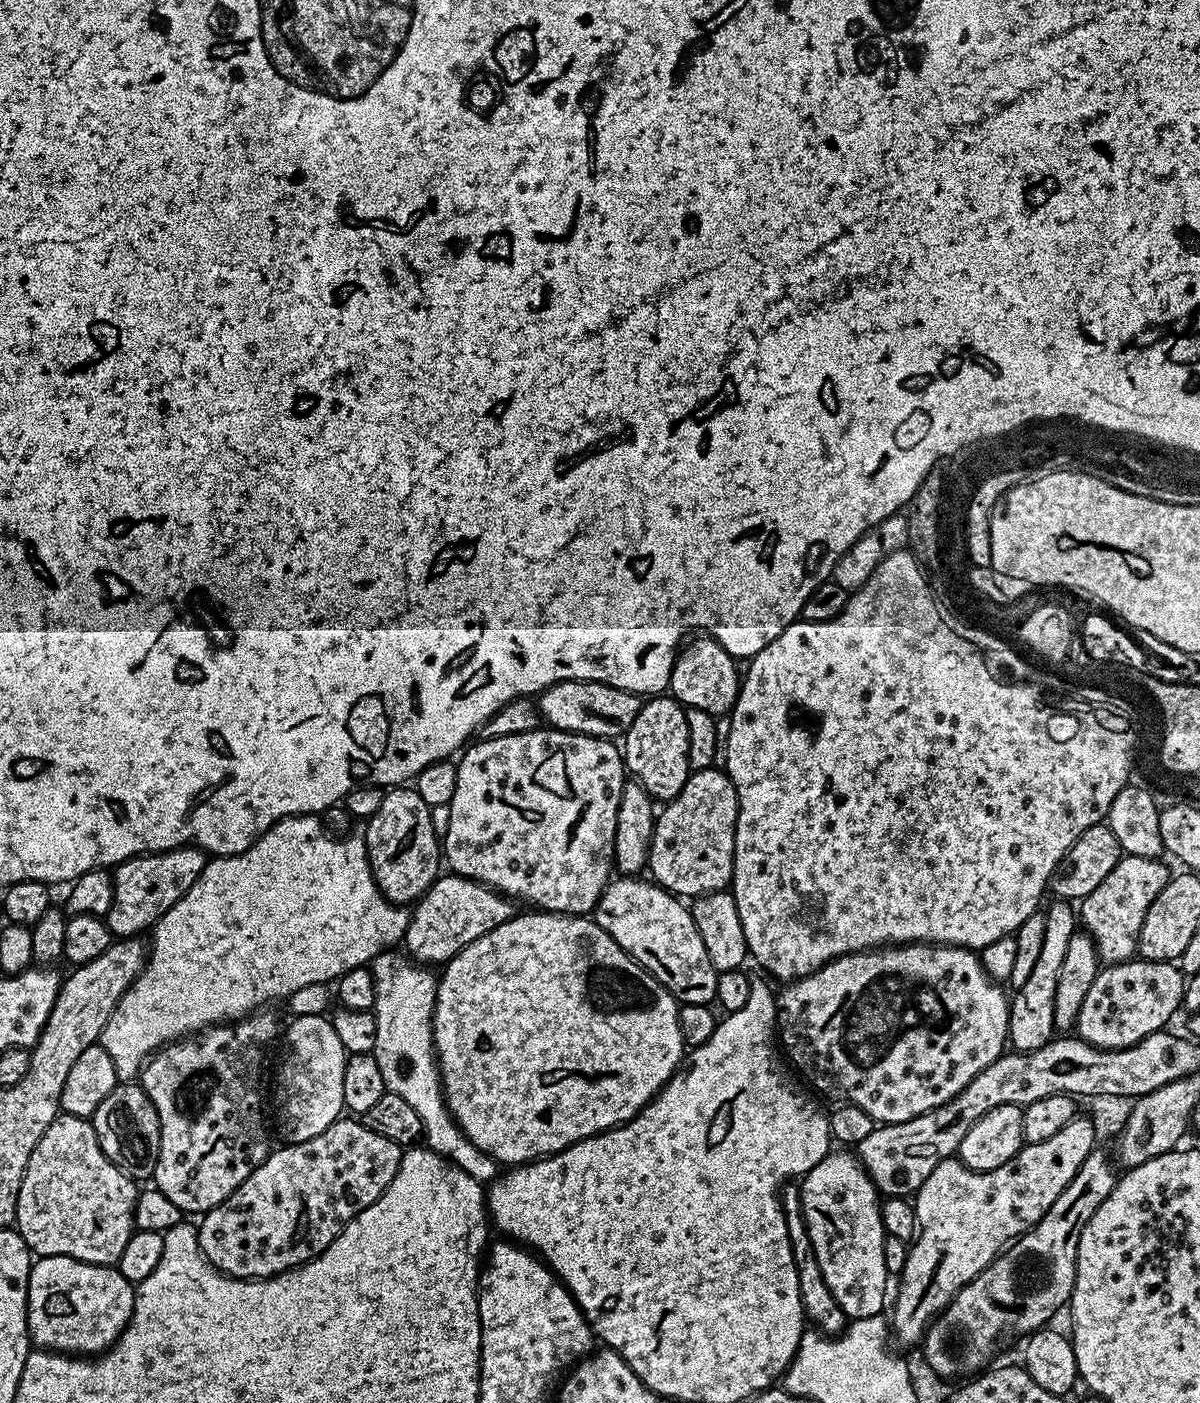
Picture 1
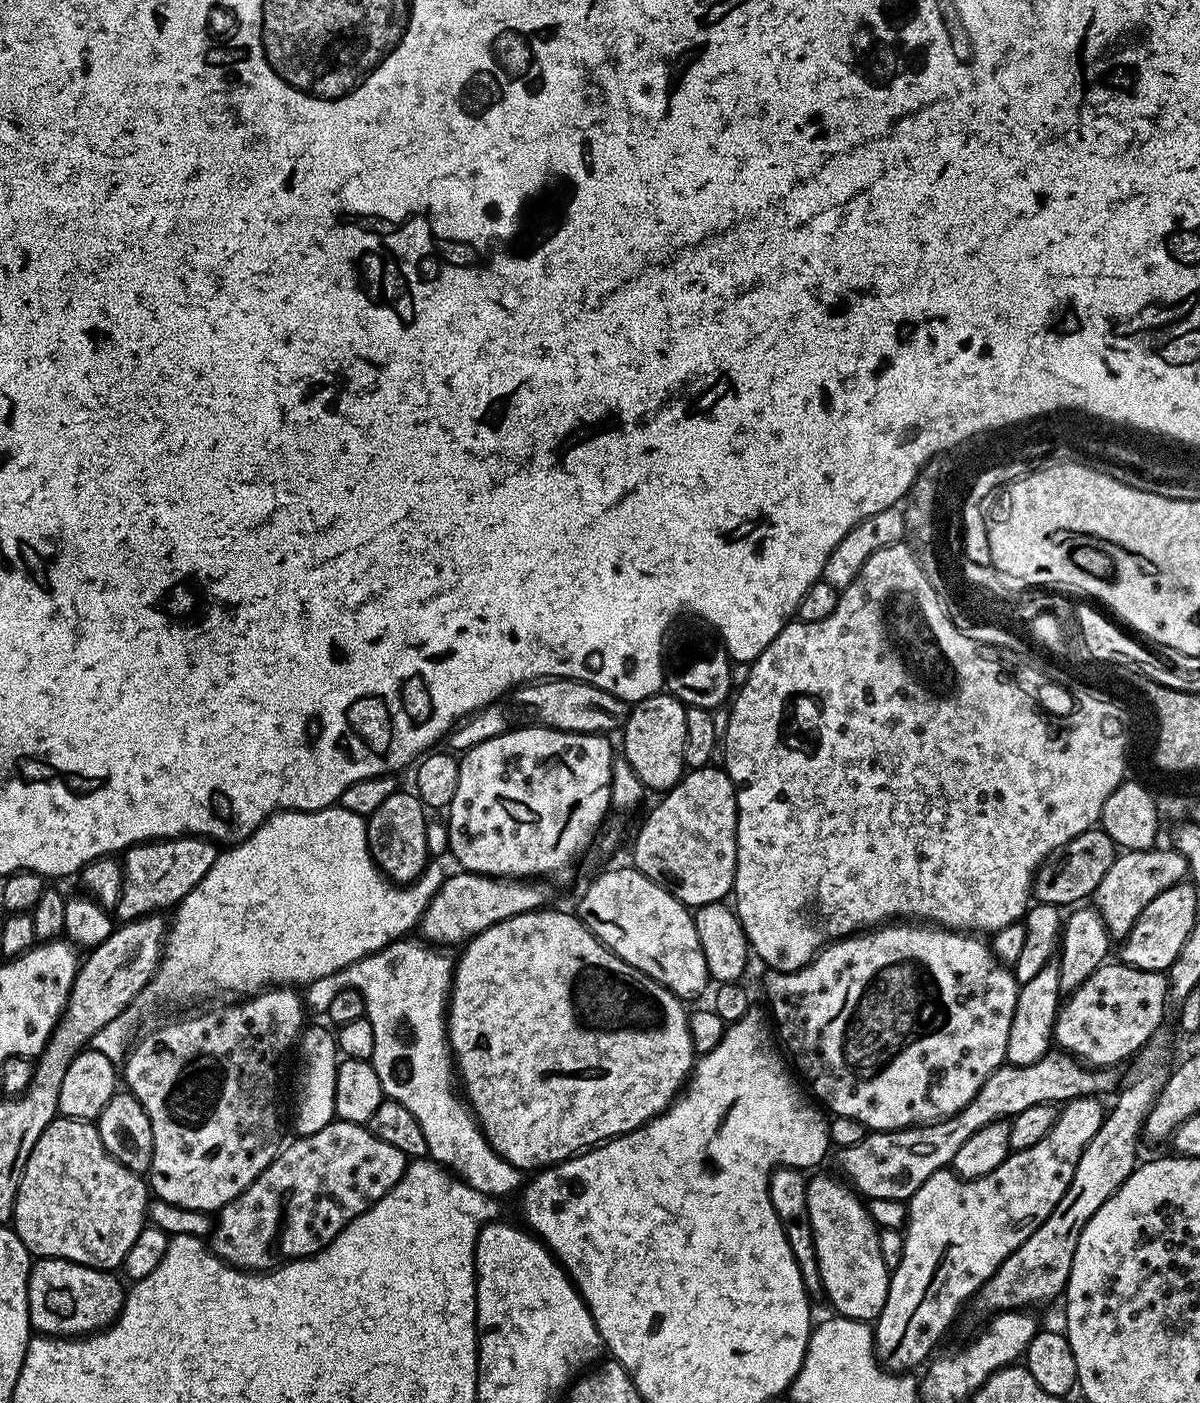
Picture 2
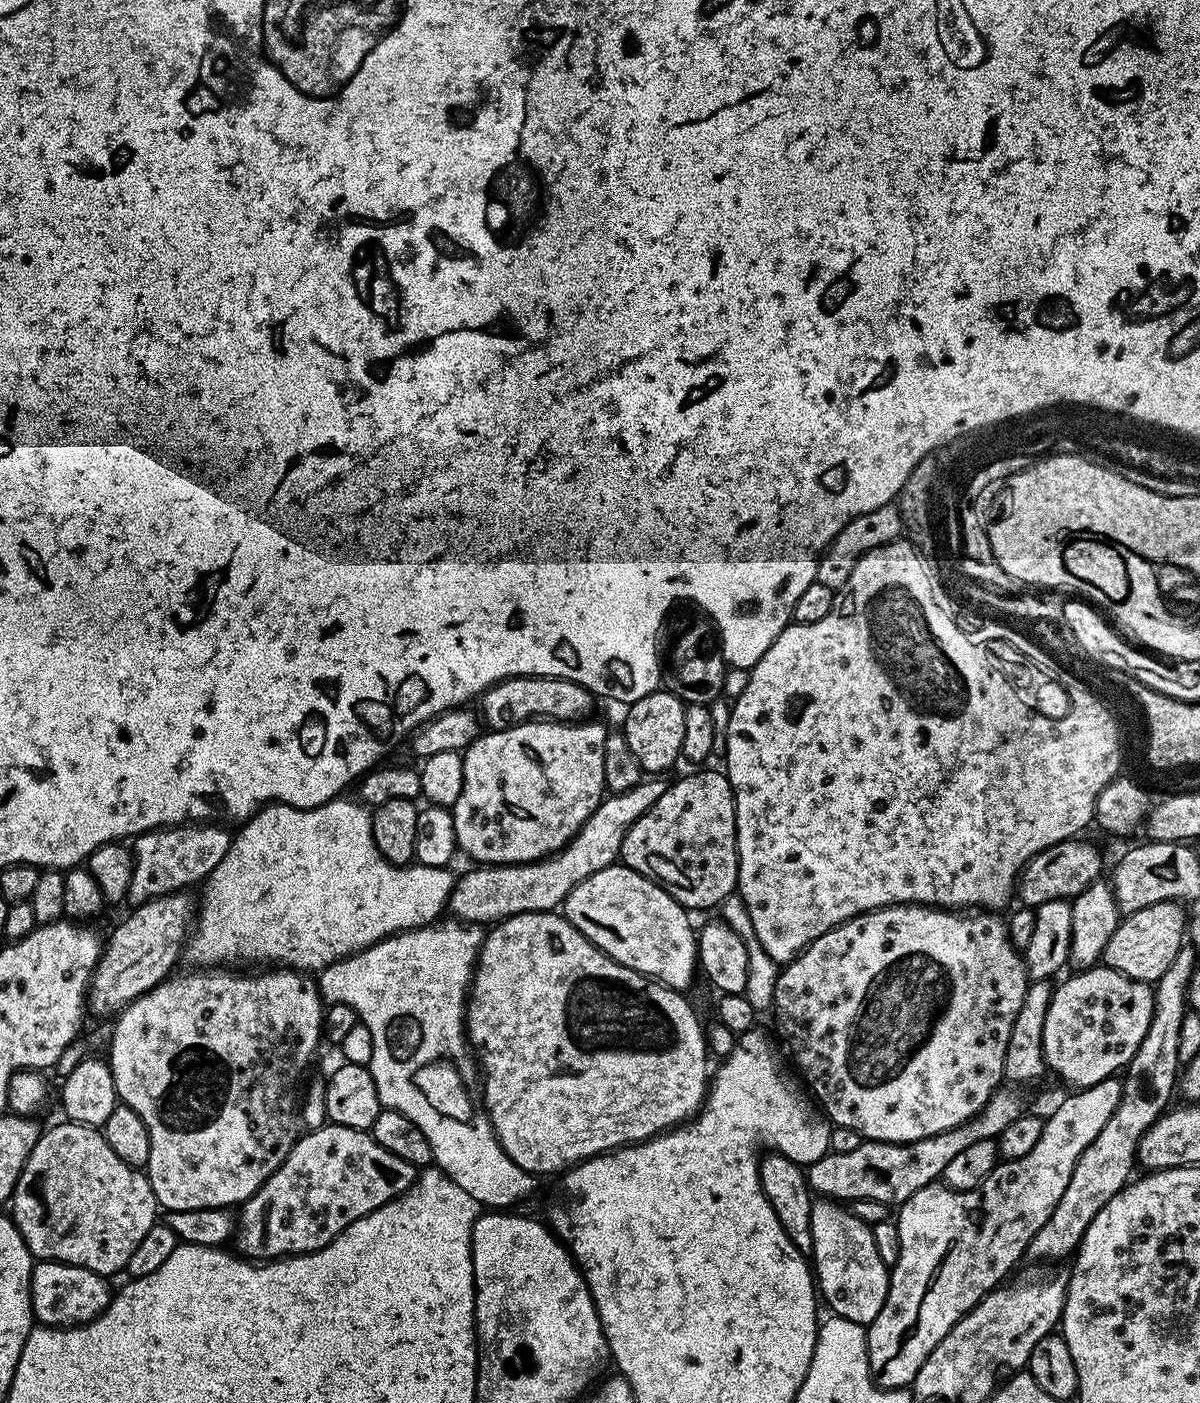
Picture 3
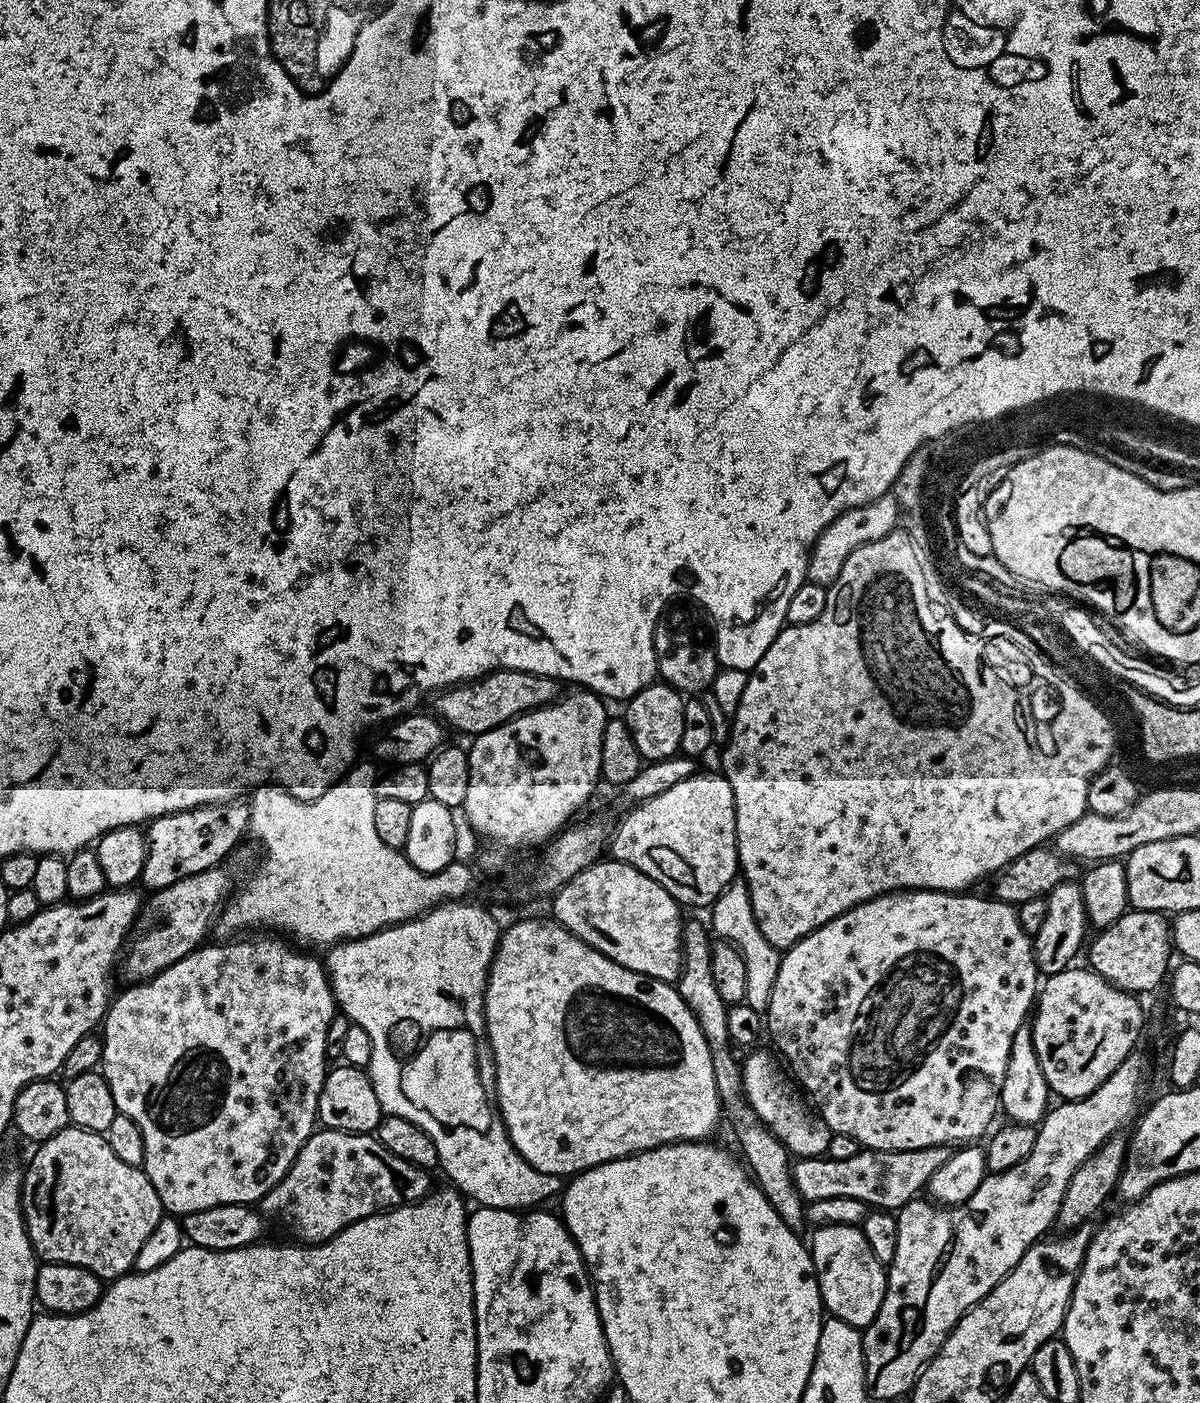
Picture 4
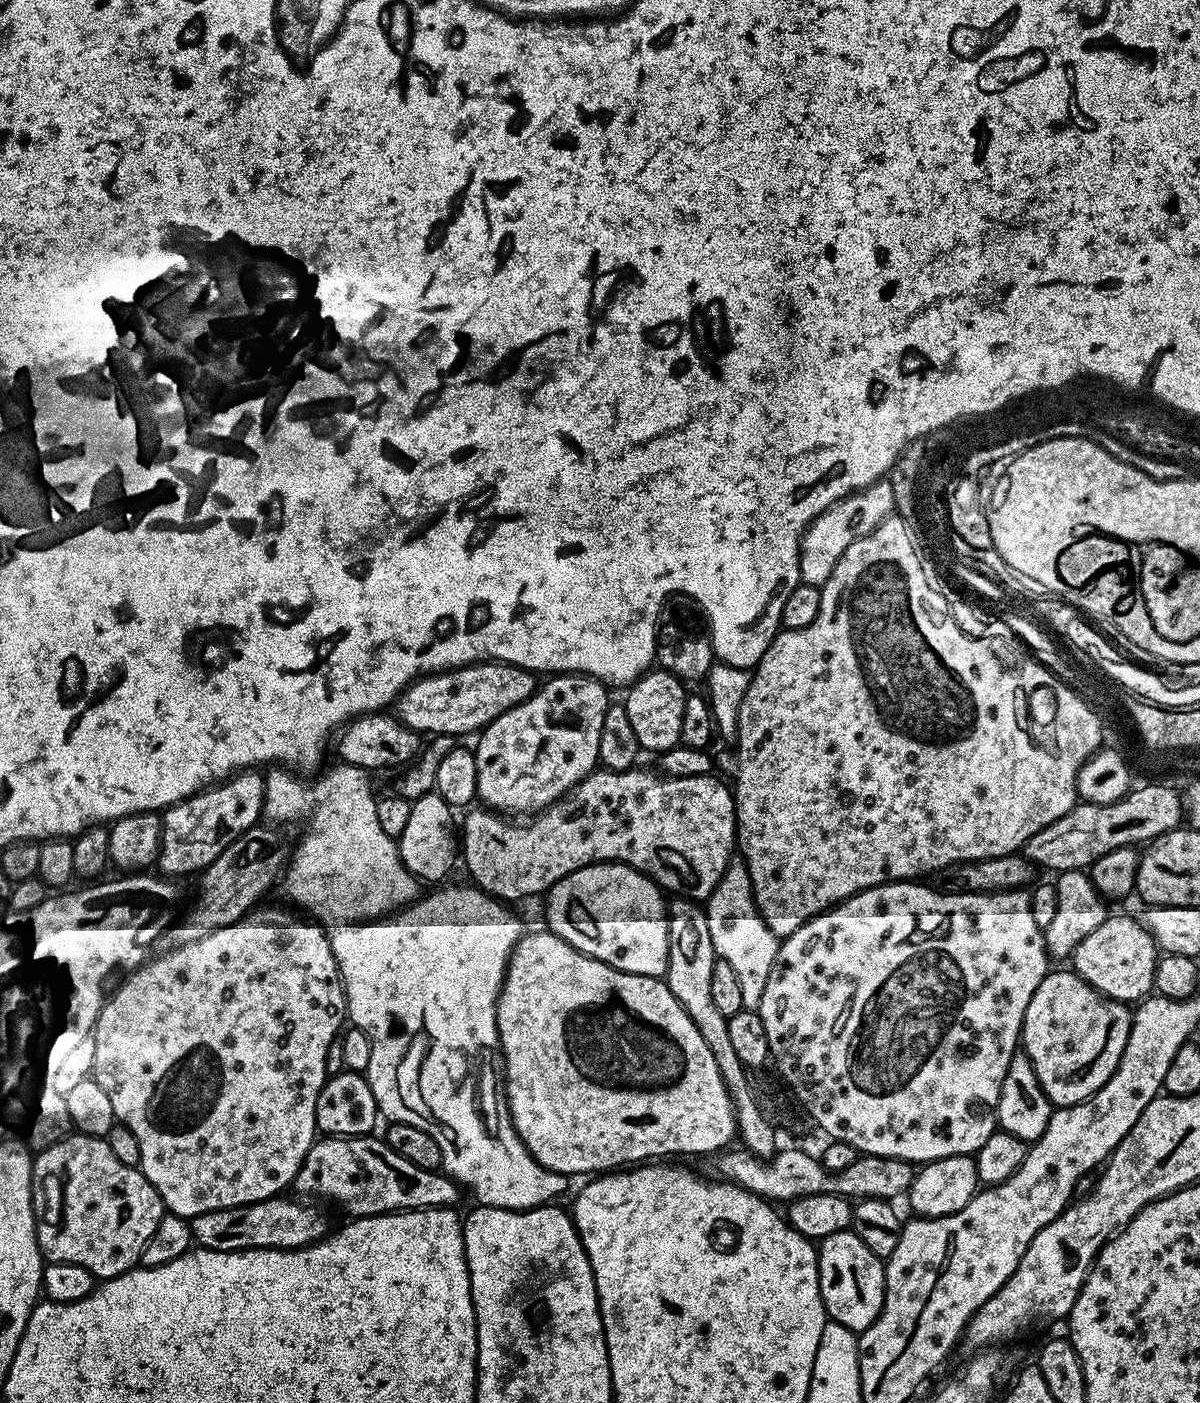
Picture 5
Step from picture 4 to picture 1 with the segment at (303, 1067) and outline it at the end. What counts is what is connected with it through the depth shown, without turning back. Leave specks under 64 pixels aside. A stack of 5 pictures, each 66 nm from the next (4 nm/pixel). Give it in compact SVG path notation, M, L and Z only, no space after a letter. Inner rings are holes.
M257 1010L251 1016L235 1021L231 1026L209 1026L202 1032L185 1036L182 1040L173 1040L172 1043L164 1045L159 1052L153 1052L148 1057L138 1077L140 1087L150 1098L154 1110L158 1110L158 1122L160 1123L160 1149L158 1150L158 1166L156 1167L154 1184L155 1187L162 1190L162 1194L166 1194L166 1198L170 1198L170 1202L174 1202L174 1206L180 1208L181 1213L196 1212L195 1214L203 1214L221 1204L226 1198L230 1198L230 1194L234 1194L234 1190L238 1190L238 1186L242 1186L242 1182L246 1182L246 1178L250 1178L252 1171L269 1154L268 1128L264 1125L264 1112L260 1109L260 1071L264 1068L264 1051L275 1040L277 1043L278 1037L281 1035L282 1020L280 1024L279 1018L268 1011L272 1010Z

